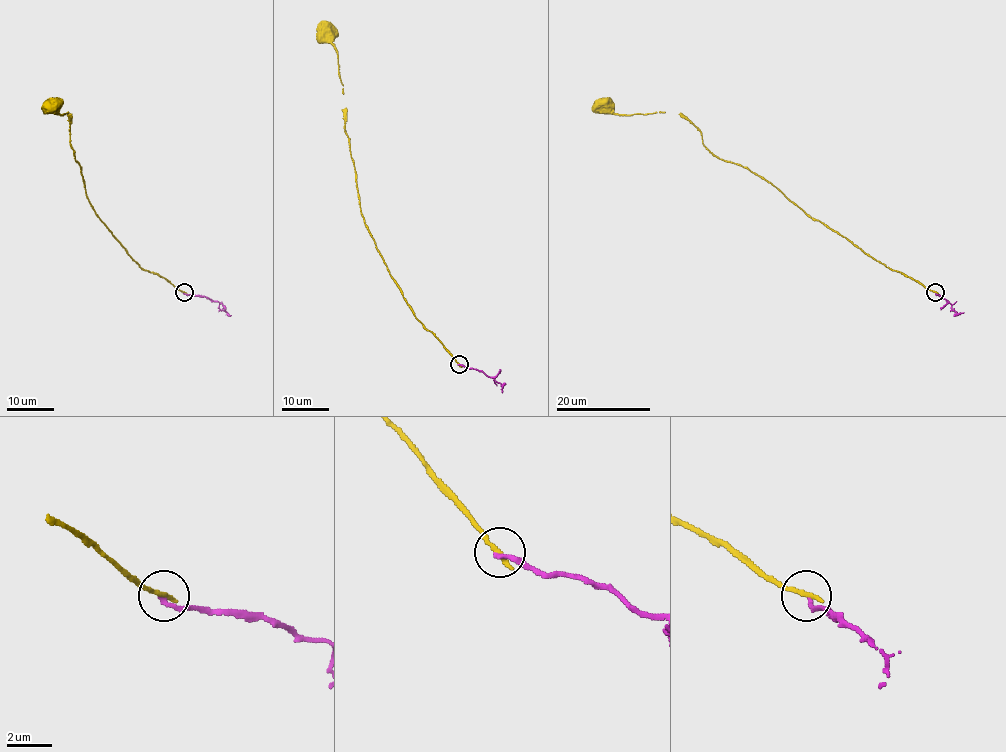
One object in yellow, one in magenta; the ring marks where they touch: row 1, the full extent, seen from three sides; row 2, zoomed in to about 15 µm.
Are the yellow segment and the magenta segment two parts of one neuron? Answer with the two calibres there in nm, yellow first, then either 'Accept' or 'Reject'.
Thickness 240 nm (yellow) against 190 nm. Reject

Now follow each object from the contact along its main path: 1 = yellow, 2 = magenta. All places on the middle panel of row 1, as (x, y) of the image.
1: (459, 364), (415, 317), (364, 222), (345, 132), (337, 50), (323, 37)
2: (459, 364), (492, 377), (500, 384), (503, 392)

